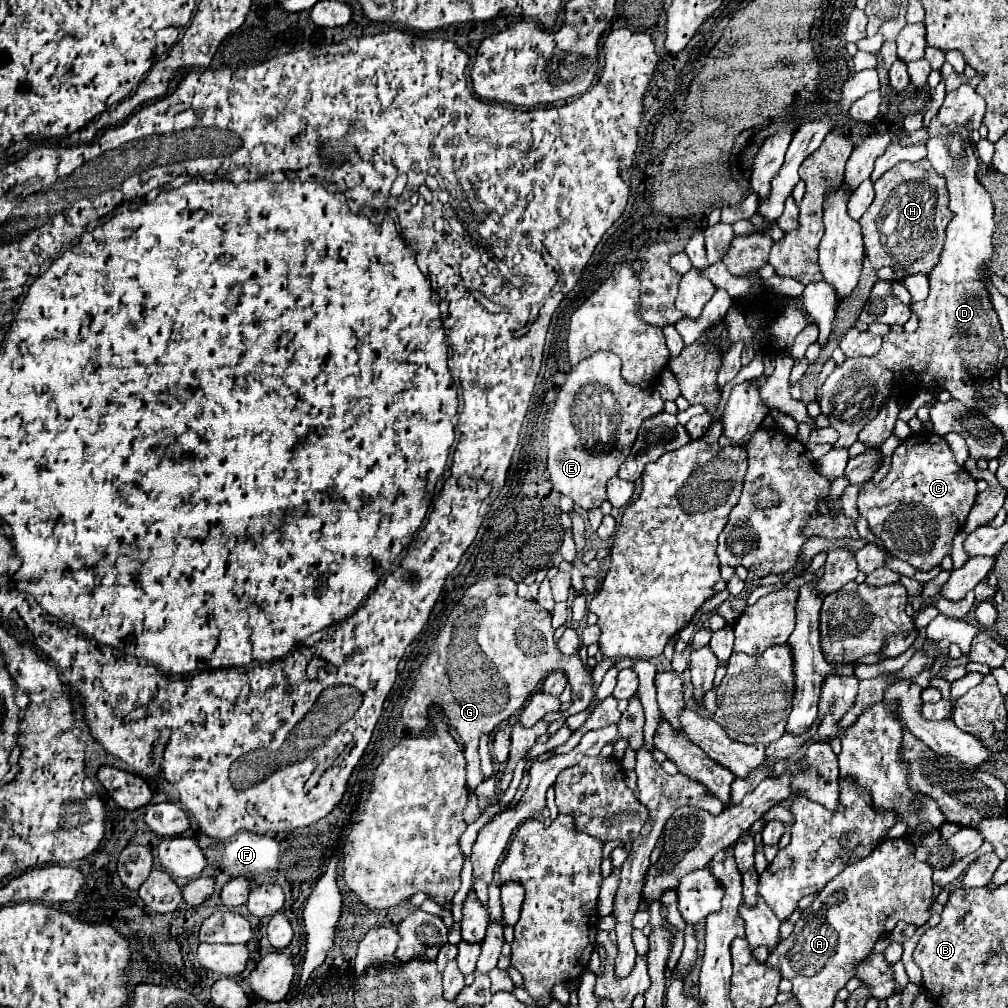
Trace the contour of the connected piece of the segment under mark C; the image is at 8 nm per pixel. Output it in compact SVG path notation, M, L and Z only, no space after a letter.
M931 430L907 436L891 456L891 468L881 482L873 478L863 484L857 506L885 548L915 570L929 572L951 552L951 540L965 524L975 502L975 478L955 462L945 438Z

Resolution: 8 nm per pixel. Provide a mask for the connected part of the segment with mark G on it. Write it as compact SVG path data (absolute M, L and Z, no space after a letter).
M497 576L485 580L497 582L475 582L467 588L465 596L455 604L445 626L439 630L429 654L423 658L403 706L403 724L413 732L429 730L429 710L433 706L449 718L449 728L459 736L467 752L467 786L471 790L485 778L477 754L479 738L513 716L541 686L547 674L565 666L573 698L568 710L544 716L548 724L585 710L596 694L592 677L581 664L579 655L563 656L557 650L551 614L541 610L537 602L519 598L517 584L511 578Z

